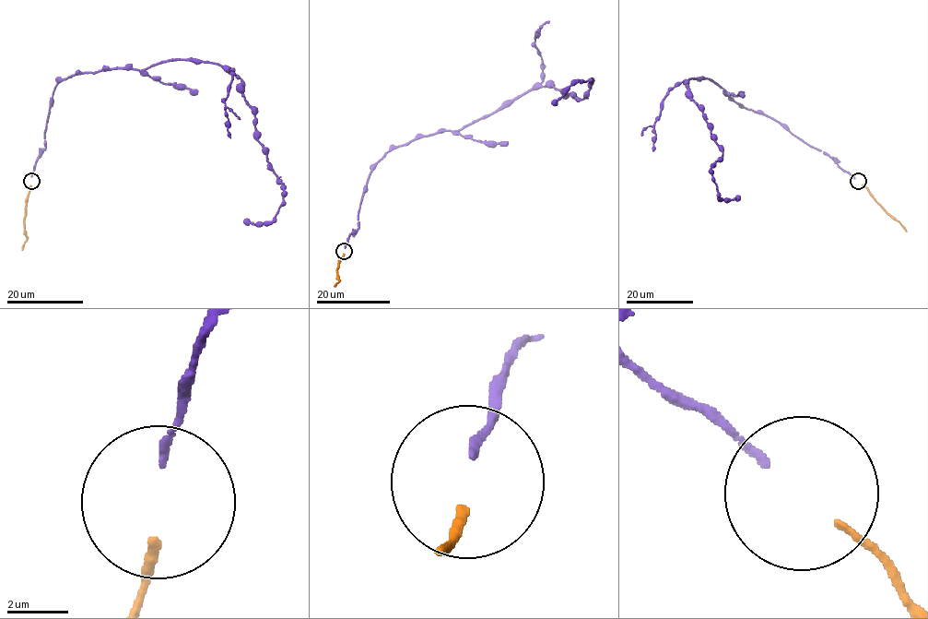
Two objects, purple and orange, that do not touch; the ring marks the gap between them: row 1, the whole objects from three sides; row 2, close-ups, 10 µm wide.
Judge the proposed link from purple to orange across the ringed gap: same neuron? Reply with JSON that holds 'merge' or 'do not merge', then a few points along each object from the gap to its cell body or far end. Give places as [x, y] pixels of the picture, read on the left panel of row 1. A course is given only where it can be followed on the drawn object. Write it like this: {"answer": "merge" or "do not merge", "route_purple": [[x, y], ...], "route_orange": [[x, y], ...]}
{"answer": "merge", "route_purple": [[31, 177], [45, 148], [59, 81], [202, 60], [240, 78], [256, 136], [284, 190], [271, 221], [244, 221]], "route_orange": [[30, 185], [24, 220], [26, 239], [21, 250]]}

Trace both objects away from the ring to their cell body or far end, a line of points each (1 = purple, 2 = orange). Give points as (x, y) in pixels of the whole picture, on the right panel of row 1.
1: (855, 178), (718, 84), (688, 79), (690, 98), (722, 151), (711, 168), (719, 197), (738, 197)
2: (862, 184), (906, 231)

